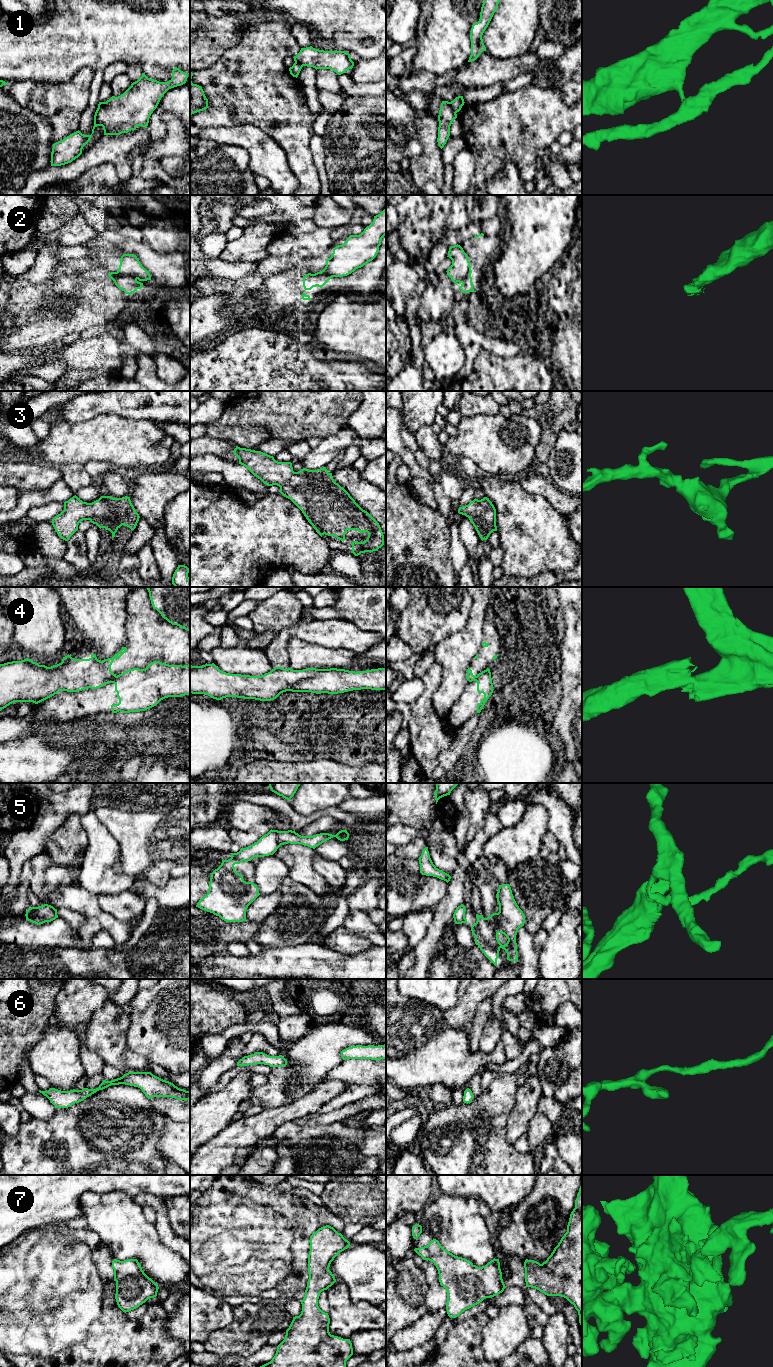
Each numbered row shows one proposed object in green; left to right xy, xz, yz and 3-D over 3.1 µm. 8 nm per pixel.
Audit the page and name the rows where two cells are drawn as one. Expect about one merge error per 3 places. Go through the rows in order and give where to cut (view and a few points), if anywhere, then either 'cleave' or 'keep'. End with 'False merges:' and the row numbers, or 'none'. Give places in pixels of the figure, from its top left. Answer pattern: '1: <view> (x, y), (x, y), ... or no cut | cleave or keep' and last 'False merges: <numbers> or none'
1: yz (449, 102), (455, 113) | cleave
2: xy (118, 270), (123, 273), (129, 273), (136, 279) | cleave
3: no cut | keep
4: xz (319, 669), (311, 677), (294, 684), (289, 690) | cleave
5: xy (32, 907), (33, 911), (45, 921) | cleave
6: no cut | keep
7: no cut | keep
False merges: 1, 2, 4, 5

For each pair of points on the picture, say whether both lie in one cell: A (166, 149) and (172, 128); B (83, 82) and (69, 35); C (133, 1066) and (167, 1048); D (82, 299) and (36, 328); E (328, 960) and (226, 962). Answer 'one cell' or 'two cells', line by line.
A: one cell
B: two cells
C: two cells
D: one cell
E: one cell

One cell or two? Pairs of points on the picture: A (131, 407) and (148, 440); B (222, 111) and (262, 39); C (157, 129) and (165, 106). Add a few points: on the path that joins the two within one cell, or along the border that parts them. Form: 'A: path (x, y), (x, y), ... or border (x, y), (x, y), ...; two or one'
A: border (114, 413), (123, 417), (146, 418), (153, 421); two
B: path (239, 93), (242, 85), (252, 75), (259, 57); one
C: path (157, 123), (157, 114), (159, 112); one

